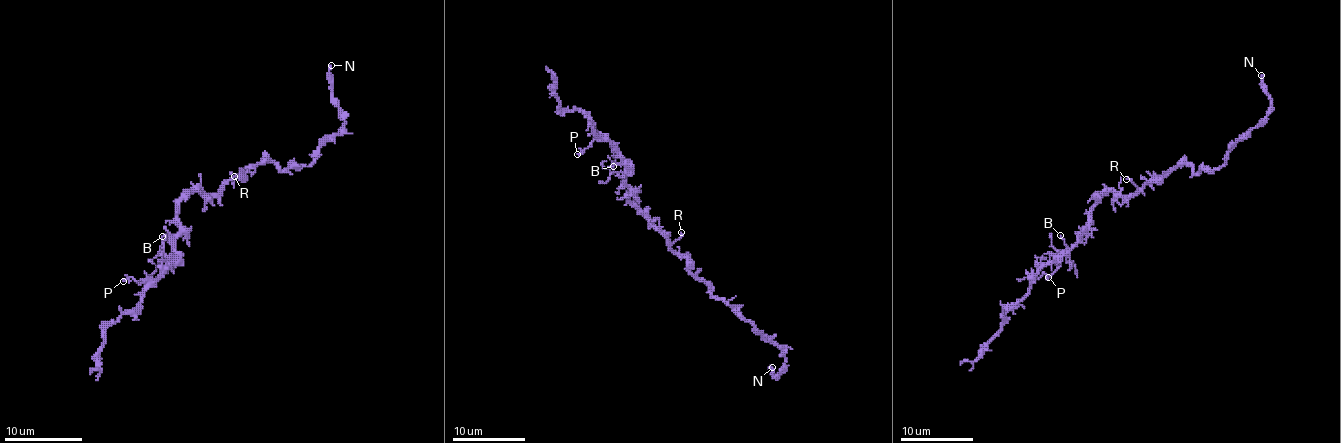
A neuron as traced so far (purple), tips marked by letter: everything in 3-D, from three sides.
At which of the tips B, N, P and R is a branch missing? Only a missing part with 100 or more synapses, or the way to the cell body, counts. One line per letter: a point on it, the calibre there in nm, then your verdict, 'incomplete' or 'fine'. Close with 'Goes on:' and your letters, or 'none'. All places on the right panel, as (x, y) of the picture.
B: place (1060, 235); calibre 100 nm; fine
N: place (1261, 75); calibre 200 nm; fine
P: place (1048, 277); calibre 80 nm; fine
R: place (1126, 179); calibre 100 nm; fine
Goes on: none

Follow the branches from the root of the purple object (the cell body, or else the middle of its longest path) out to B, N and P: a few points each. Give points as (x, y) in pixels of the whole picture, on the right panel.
B: (1119, 195), (1108, 192), (1095, 204), (1091, 223), (1059, 257), (1057, 255), (1068, 248), (1060, 235)
N: (1119, 195), (1137, 193), (1181, 164), (1195, 173), (1217, 170), (1225, 155), (1266, 115), (1270, 97), (1261, 75)
P: (1119, 195), (1108, 192), (1095, 204), (1091, 223), (1080, 237), (1033, 275), (1039, 277), (1044, 274), (1048, 277)

